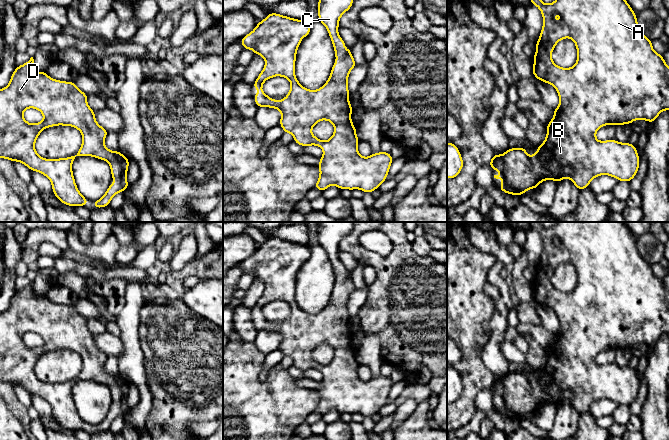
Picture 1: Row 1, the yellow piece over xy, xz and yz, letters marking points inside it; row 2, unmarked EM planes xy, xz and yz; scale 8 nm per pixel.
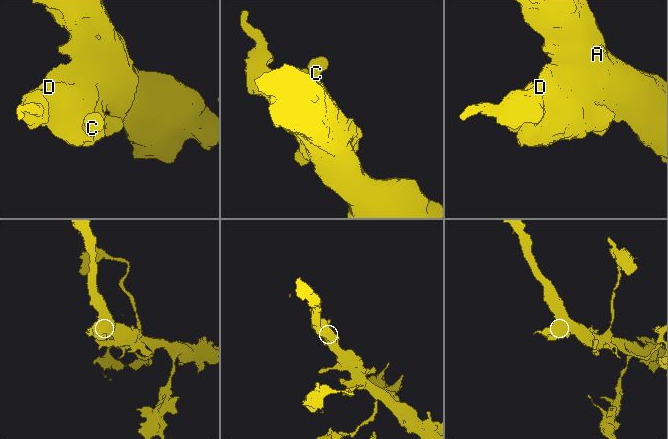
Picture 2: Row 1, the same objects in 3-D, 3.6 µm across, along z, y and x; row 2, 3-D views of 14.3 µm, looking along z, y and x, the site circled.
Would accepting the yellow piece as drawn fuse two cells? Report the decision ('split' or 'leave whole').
leave whole

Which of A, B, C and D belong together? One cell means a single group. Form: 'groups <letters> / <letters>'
groups A B C D

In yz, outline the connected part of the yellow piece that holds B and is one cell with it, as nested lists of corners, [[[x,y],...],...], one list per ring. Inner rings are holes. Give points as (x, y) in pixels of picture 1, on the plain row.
[[[530,222],[530,224],[531,228],[539,232],[543,240],[543,251],[541,253],[540,261],[536,266],[536,277],[534,281],[531,282],[535,286],[532,290],[532,296],[537,304],[548,307],[556,313],[559,319],[559,329],[553,334],[554,340],[552,344],[545,349],[548,352],[545,365],[537,371],[537,376],[534,379],[529,380],[525,371],[509,372],[502,379],[494,378],[493,382],[489,385],[489,388],[493,395],[499,394],[501,396],[500,399],[494,399],[494,402],[503,404],[503,408],[499,409],[498,412],[506,418],[521,420],[528,413],[536,413],[537,410],[545,404],[554,404],[559,407],[562,403],[569,402],[580,415],[586,413],[590,406],[600,399],[609,399],[616,402],[618,405],[630,406],[639,393],[640,382],[636,371],[629,366],[620,367],[617,364],[598,365],[596,363],[596,356],[599,352],[605,349],[630,349],[634,344],[640,343],[654,347],[662,335],[669,334],[669,291],[663,280],[653,274],[652,265],[639,253],[636,237],[624,222],[557,222],[550,228],[543,227],[540,222]],[[565,262],[571,262],[577,273],[577,285],[571,292],[559,291],[551,282],[551,278],[556,268]]]

